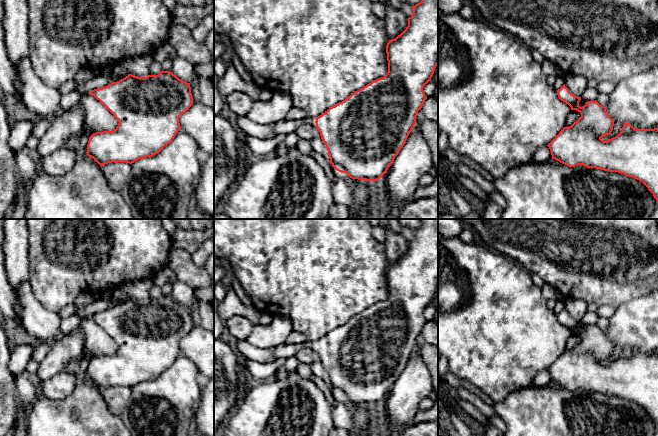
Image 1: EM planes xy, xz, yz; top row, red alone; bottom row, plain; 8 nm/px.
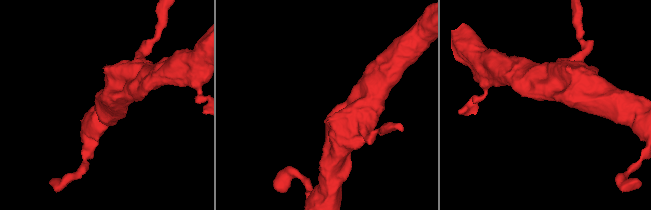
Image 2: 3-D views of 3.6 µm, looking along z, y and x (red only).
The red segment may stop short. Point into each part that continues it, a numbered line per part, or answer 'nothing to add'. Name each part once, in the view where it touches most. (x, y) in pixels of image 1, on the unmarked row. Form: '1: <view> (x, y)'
1: xz (262, 355)

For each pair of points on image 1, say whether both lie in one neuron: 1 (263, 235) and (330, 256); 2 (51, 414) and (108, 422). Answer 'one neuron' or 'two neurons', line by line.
1: one neuron
2: one neuron

